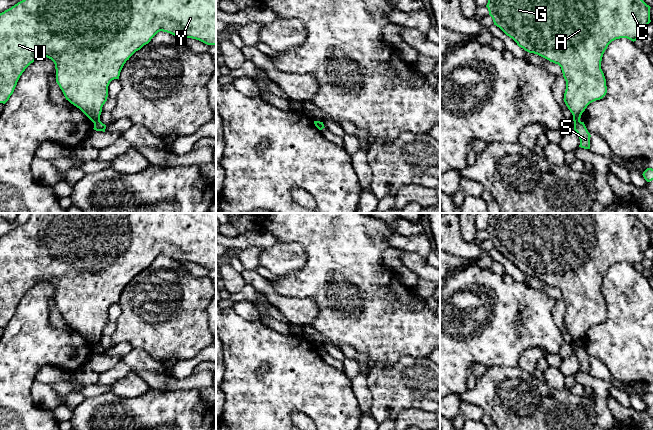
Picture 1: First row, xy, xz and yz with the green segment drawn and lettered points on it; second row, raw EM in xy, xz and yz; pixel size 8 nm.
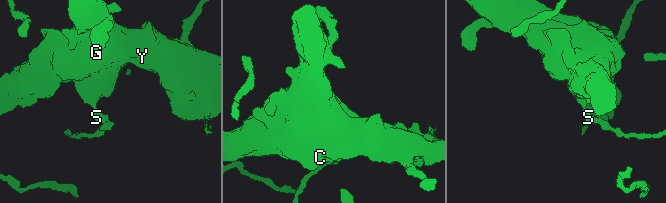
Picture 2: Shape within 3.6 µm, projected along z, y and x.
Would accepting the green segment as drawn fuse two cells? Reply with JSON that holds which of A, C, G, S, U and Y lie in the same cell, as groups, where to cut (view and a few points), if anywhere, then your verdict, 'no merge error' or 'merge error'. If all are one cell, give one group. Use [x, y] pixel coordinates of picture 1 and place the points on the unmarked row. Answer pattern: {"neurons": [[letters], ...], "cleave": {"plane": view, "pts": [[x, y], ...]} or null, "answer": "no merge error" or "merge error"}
{"neurons": [["A", "C", "G", "U", "Y"], ["S"]], "cleave": {"plane": "xy", "pts": [[99, 344], [94, 347]]}, "answer": "merge error"}

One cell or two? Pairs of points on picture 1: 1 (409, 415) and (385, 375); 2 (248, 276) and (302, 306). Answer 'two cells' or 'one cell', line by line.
1: two cells
2: one cell

